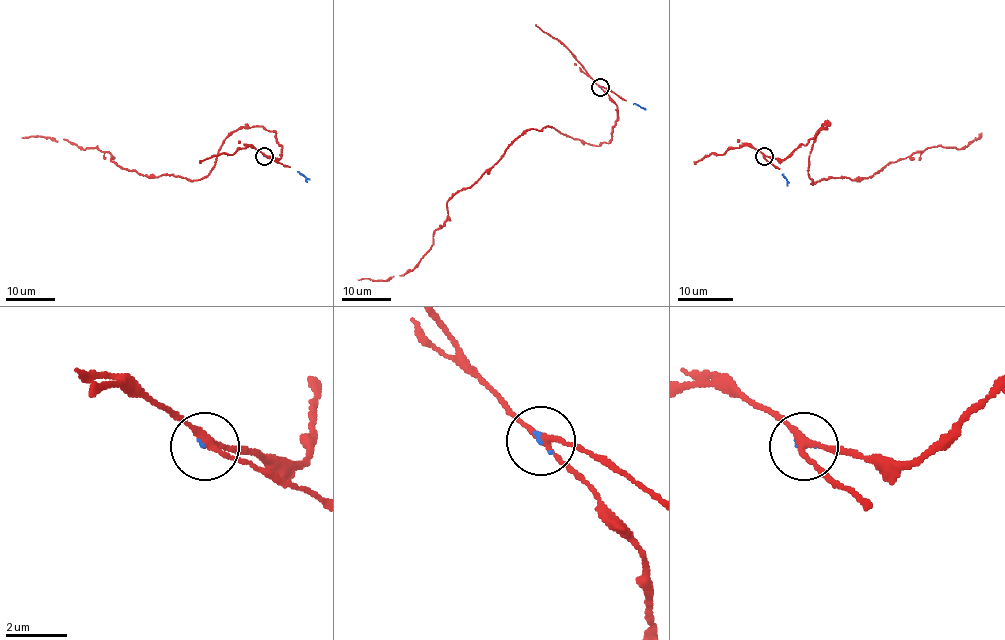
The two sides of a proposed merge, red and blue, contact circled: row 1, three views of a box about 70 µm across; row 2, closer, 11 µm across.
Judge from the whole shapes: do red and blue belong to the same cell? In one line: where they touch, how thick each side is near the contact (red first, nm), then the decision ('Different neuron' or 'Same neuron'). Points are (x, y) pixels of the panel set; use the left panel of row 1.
Place: (264, 156). Thickness 200 nm (red) against 60 nm. Same neuron

